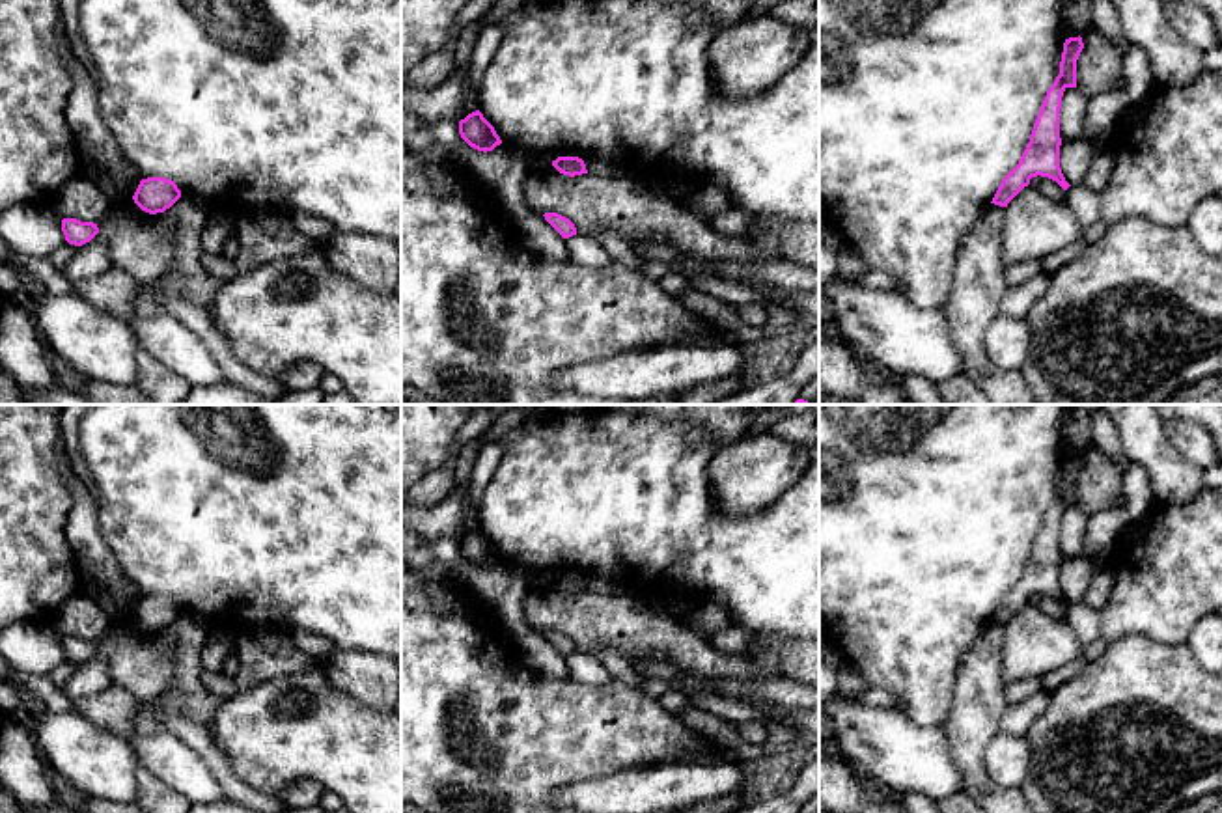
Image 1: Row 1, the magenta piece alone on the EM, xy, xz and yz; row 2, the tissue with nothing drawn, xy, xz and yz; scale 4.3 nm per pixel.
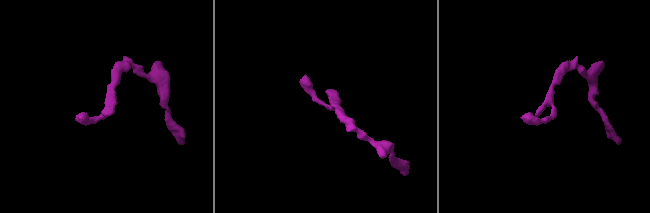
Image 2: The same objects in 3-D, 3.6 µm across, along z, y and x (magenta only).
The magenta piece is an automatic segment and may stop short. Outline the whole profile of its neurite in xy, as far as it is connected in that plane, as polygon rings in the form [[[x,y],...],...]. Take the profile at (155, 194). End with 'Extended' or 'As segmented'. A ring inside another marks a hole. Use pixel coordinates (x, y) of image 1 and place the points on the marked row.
[[[147,177],[142,179],[132,200],[134,203],[149,213],[164,213],[181,198],[177,185],[164,177]]]. As segmented

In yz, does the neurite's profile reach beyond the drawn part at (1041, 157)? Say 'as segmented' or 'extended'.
as segmented

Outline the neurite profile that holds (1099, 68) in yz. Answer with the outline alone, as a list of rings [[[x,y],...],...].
[[[1090,26],[1080,37],[1084,48],[1076,60],[1078,91],[1091,97],[1123,88],[1127,84],[1125,48],[1110,43],[1095,26]]]

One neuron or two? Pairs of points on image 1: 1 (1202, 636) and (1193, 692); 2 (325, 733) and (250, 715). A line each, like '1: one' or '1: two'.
1: two
2: one

